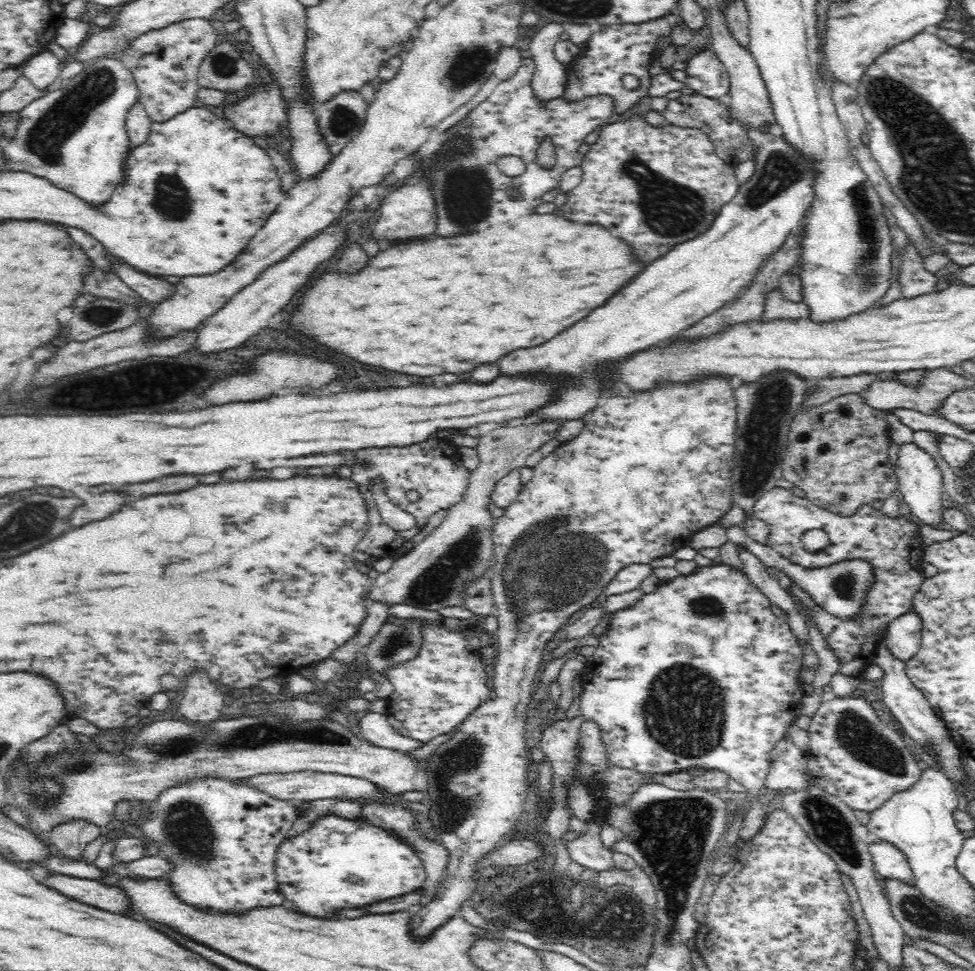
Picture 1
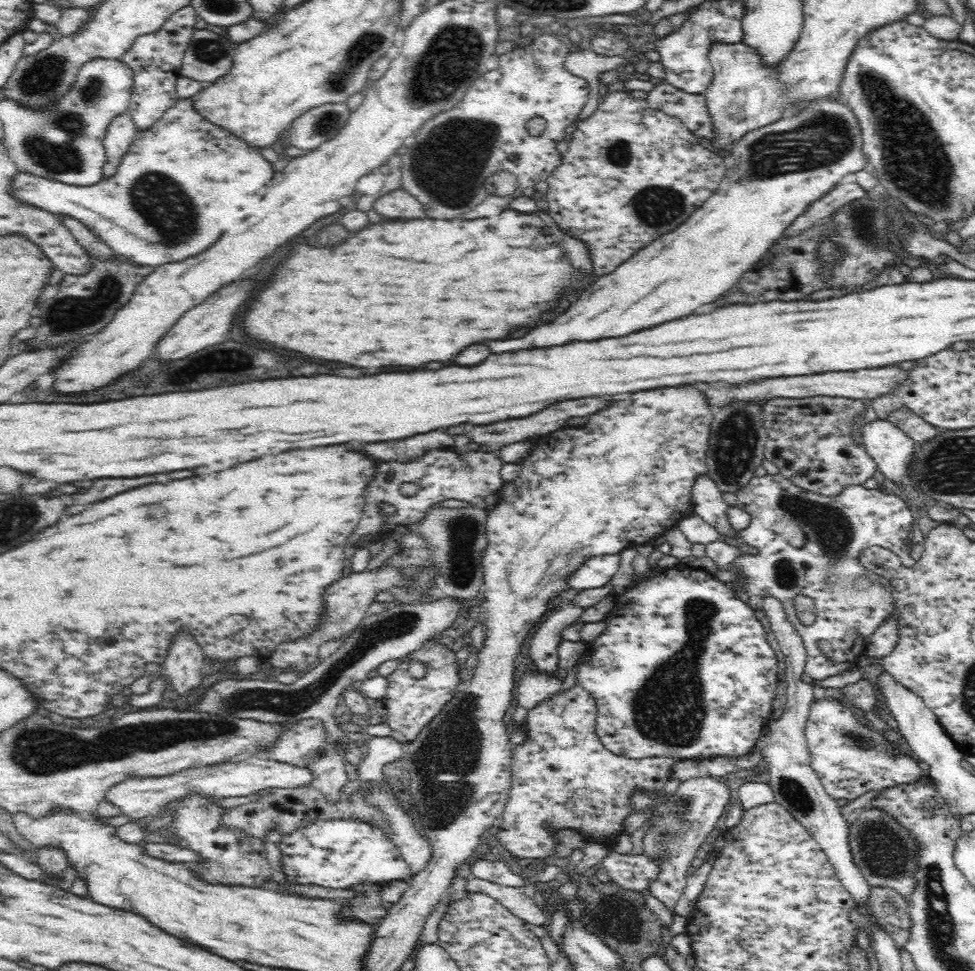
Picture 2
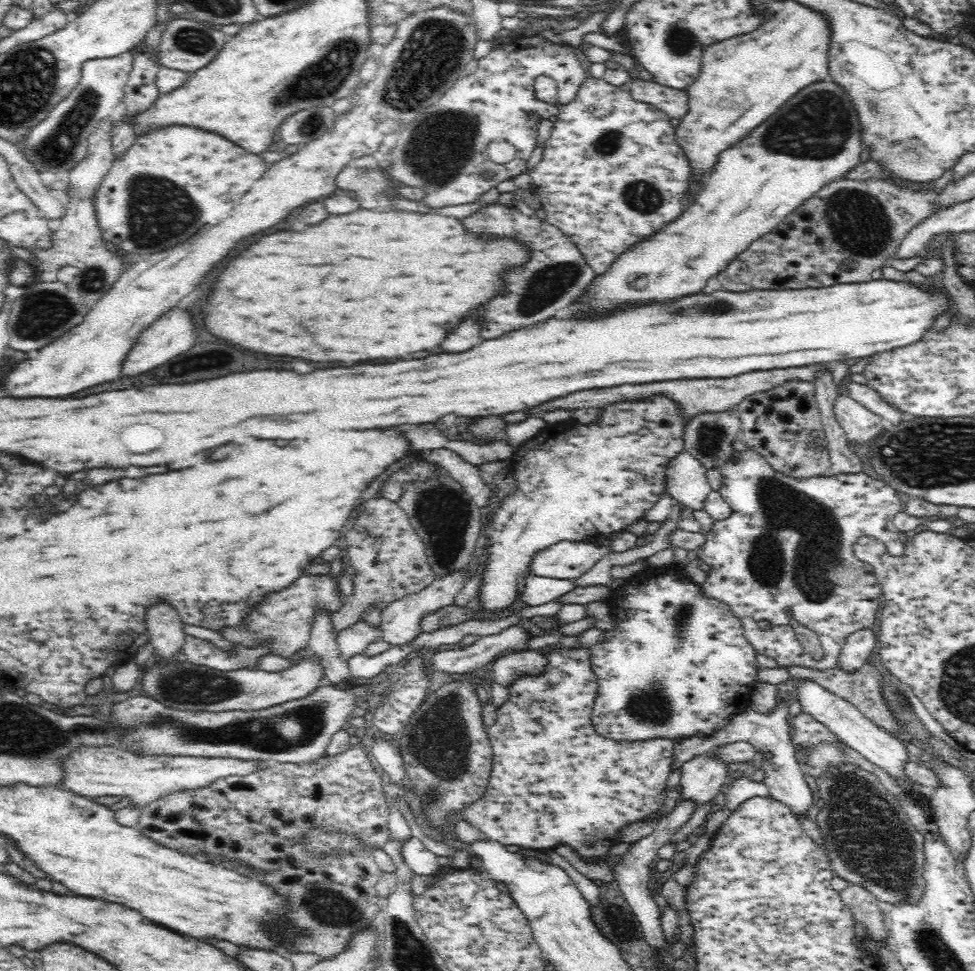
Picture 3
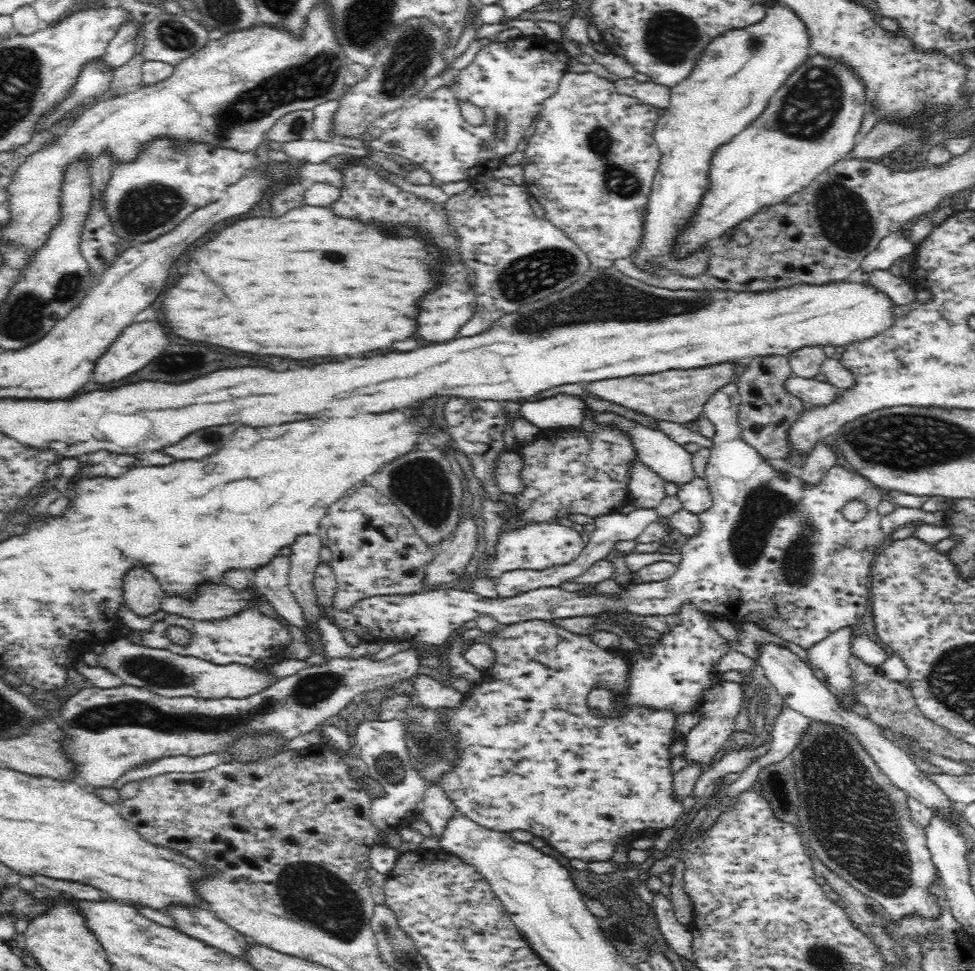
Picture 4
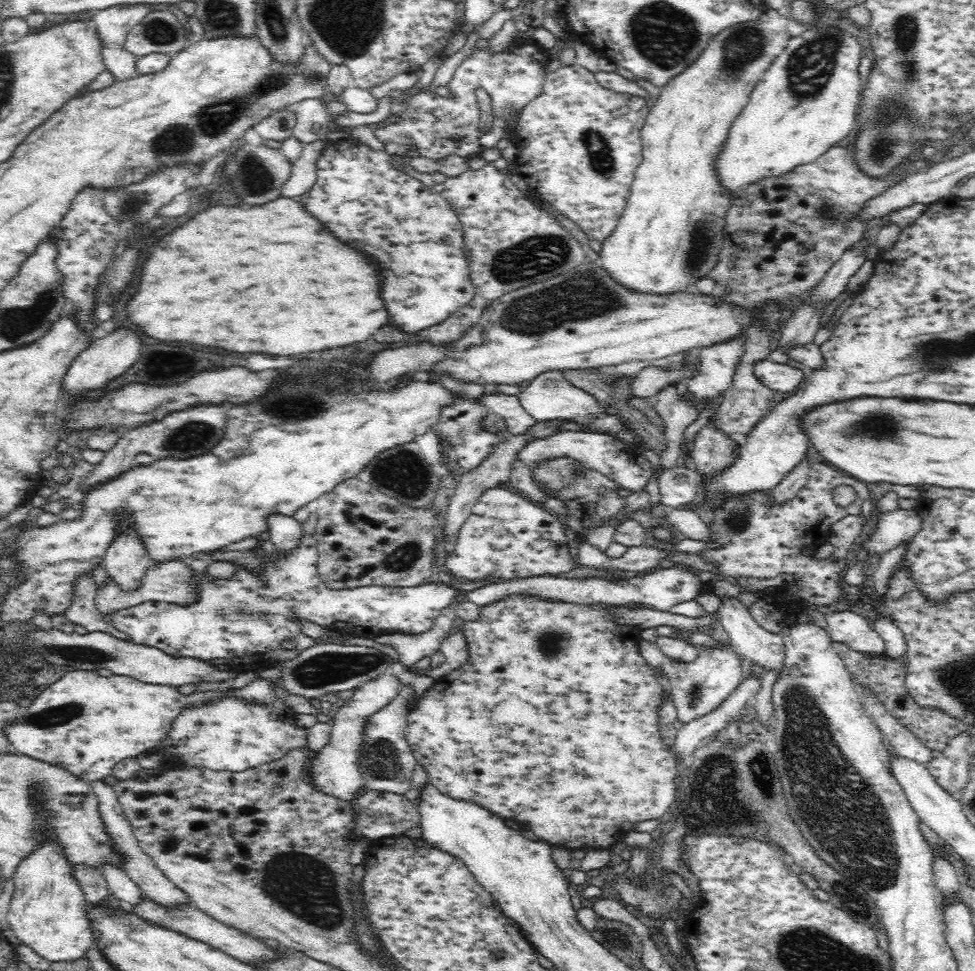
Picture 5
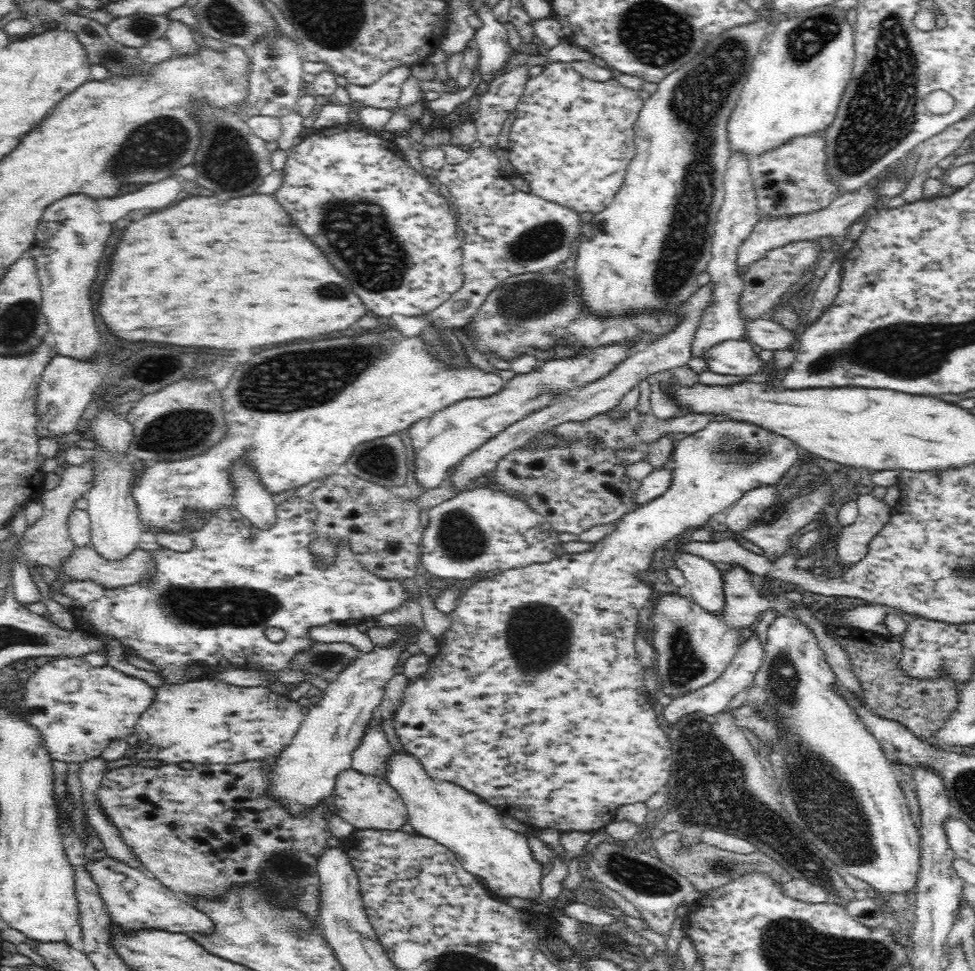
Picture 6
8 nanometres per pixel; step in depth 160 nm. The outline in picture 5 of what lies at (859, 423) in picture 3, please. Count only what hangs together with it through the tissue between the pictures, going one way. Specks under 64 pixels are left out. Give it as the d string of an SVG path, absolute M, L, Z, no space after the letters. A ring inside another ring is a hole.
M756 359L751 365L758 383L779 392L793 391L802 383L805 373L798 365L780 364L770 359Z

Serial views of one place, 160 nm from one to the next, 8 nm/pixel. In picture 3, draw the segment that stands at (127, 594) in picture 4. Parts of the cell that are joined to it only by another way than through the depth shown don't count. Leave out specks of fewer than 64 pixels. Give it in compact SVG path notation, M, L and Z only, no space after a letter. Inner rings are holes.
M154 602L154 604L150 604L150 606L144 610L143 624L147 632L148 642L150 642L156 650L156 657L164 659L177 658L177 654L181 652L183 638L186 634L182 623L180 616L176 614L176 610L174 610L168 602Z

